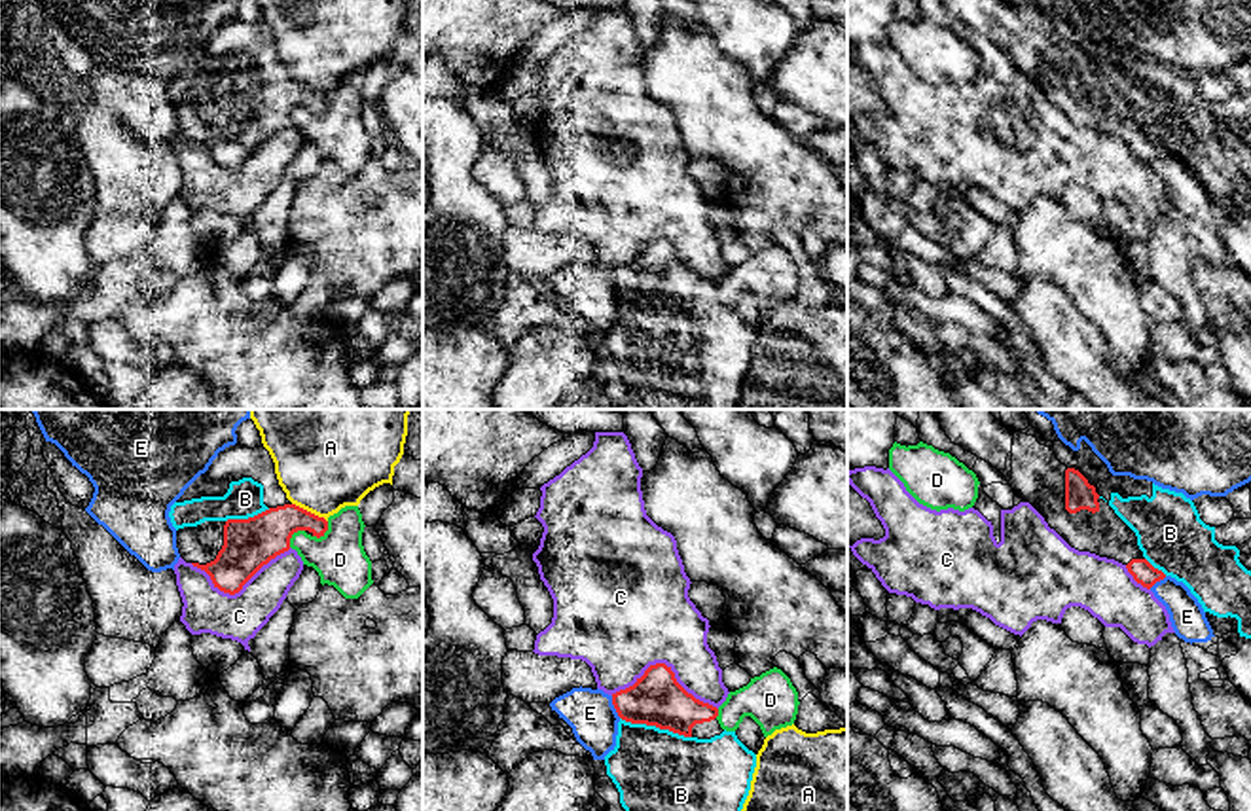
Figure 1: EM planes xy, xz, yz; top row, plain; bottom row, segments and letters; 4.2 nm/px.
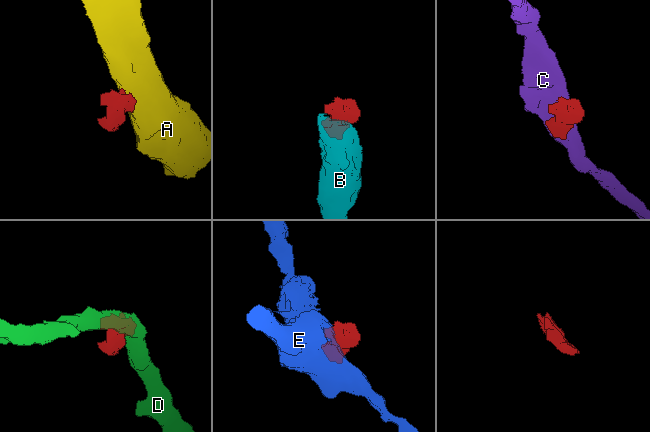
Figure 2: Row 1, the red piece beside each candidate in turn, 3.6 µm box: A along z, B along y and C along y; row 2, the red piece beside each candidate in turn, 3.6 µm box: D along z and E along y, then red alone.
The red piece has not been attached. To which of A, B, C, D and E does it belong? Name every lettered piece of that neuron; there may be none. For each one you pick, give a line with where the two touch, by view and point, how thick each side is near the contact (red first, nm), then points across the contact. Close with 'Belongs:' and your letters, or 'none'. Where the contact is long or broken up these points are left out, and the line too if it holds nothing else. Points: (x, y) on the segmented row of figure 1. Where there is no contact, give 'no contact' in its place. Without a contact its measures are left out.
B: xz (656, 726) | 220/360 nm
Belongs: B

